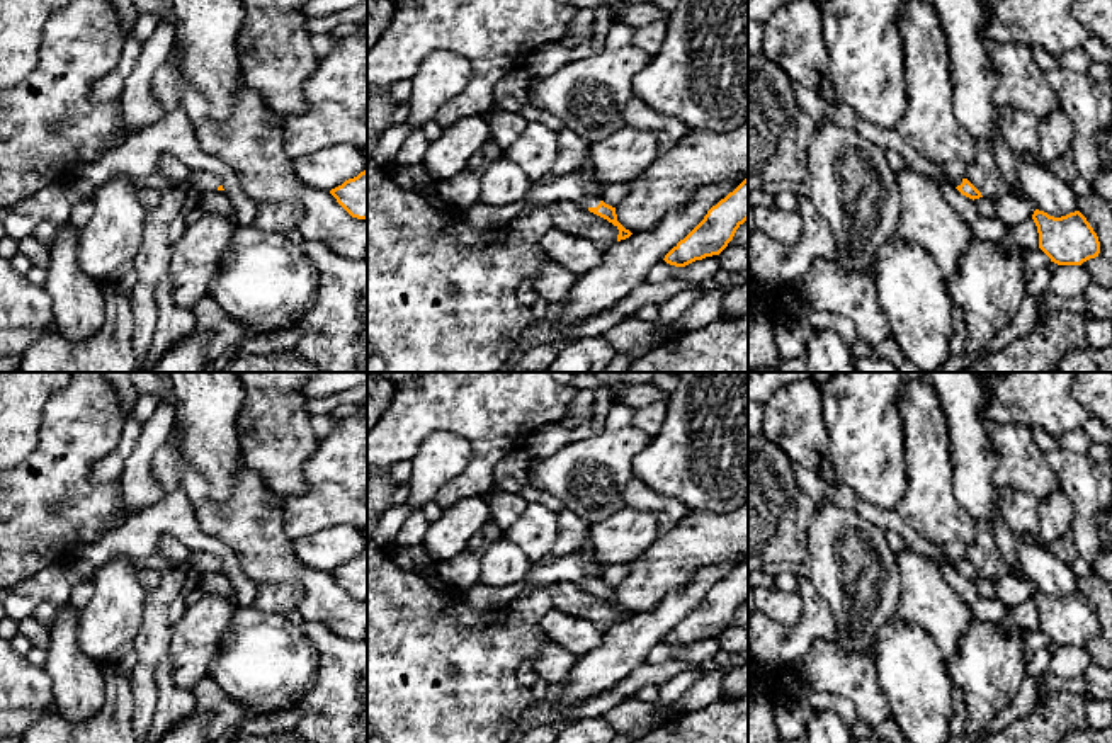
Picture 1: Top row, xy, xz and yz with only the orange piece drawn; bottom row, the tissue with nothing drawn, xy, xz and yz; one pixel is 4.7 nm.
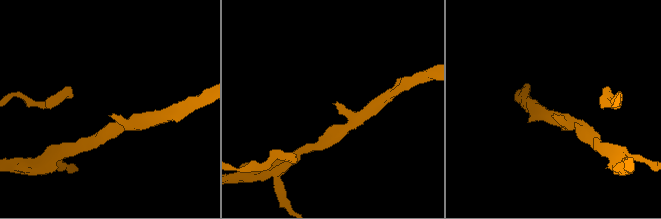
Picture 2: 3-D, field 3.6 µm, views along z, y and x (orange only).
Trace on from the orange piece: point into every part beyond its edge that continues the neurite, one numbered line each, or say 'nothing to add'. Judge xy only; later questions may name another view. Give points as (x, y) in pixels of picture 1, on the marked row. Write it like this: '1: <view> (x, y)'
1: xy (196, 181)

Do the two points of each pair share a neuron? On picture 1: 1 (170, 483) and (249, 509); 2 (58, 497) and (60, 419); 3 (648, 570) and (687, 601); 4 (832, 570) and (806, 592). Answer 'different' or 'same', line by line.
1: different
2: same
3: different
4: different

